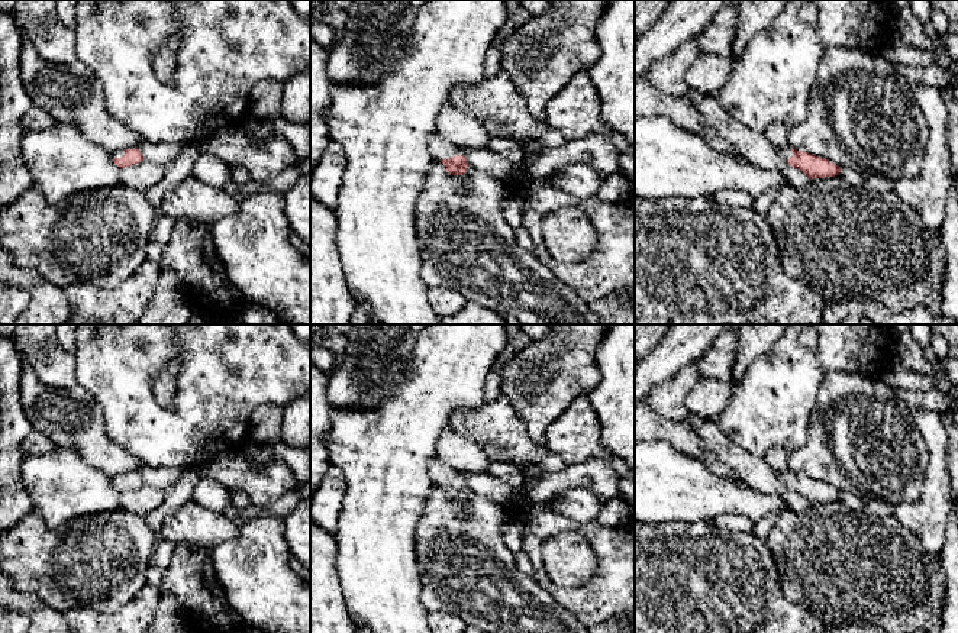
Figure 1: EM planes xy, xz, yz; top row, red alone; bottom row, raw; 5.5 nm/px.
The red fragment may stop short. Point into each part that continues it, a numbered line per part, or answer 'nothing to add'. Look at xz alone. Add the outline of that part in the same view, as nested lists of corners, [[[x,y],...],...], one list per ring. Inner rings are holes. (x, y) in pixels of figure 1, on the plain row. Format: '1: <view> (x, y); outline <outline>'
1: xz (441, 472); outline [[[438,455],[429,459],[429,472],[435,482],[449,484],[458,481],[457,472]]]

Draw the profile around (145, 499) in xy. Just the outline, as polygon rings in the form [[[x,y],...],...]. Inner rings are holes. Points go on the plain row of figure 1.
[[[149,484],[120,494],[120,508],[141,517],[159,507],[162,501],[164,491]]]

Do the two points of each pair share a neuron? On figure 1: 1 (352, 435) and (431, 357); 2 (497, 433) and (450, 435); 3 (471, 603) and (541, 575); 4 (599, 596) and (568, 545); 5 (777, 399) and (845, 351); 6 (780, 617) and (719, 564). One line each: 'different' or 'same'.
1: same
2: different
3: different
4: different
5: same
6: same

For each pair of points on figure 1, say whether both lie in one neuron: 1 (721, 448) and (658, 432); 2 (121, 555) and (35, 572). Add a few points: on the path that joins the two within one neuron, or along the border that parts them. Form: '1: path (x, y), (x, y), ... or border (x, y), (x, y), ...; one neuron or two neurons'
1: border (684, 422), (728, 468); two neurons
2: path (99, 556), (76, 565), (57, 565); one neuron

